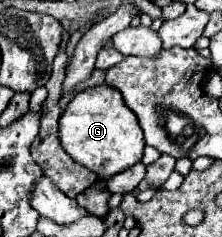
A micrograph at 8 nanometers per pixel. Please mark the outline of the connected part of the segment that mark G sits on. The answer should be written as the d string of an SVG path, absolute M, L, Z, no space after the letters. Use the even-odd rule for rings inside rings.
M106 84L78 92L60 118L60 142L74 162L86 166L98 178L118 174L142 160L144 134L136 114L126 106L122 94Z

